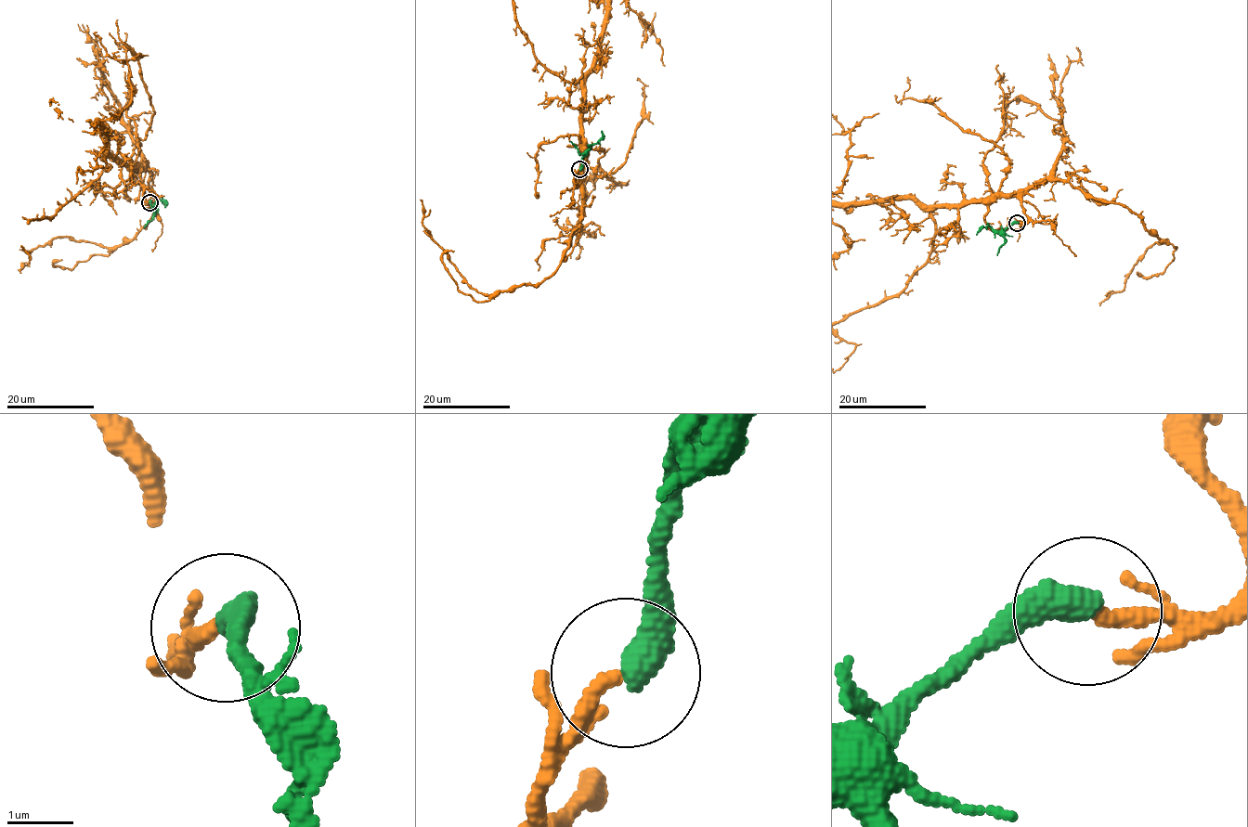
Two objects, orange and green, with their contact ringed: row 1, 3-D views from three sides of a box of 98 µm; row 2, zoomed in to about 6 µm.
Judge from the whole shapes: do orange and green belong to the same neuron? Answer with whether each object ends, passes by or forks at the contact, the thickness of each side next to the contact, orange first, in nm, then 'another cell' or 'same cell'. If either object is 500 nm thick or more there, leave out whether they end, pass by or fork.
orange ends | green ends | 240/460 nm | same cell

